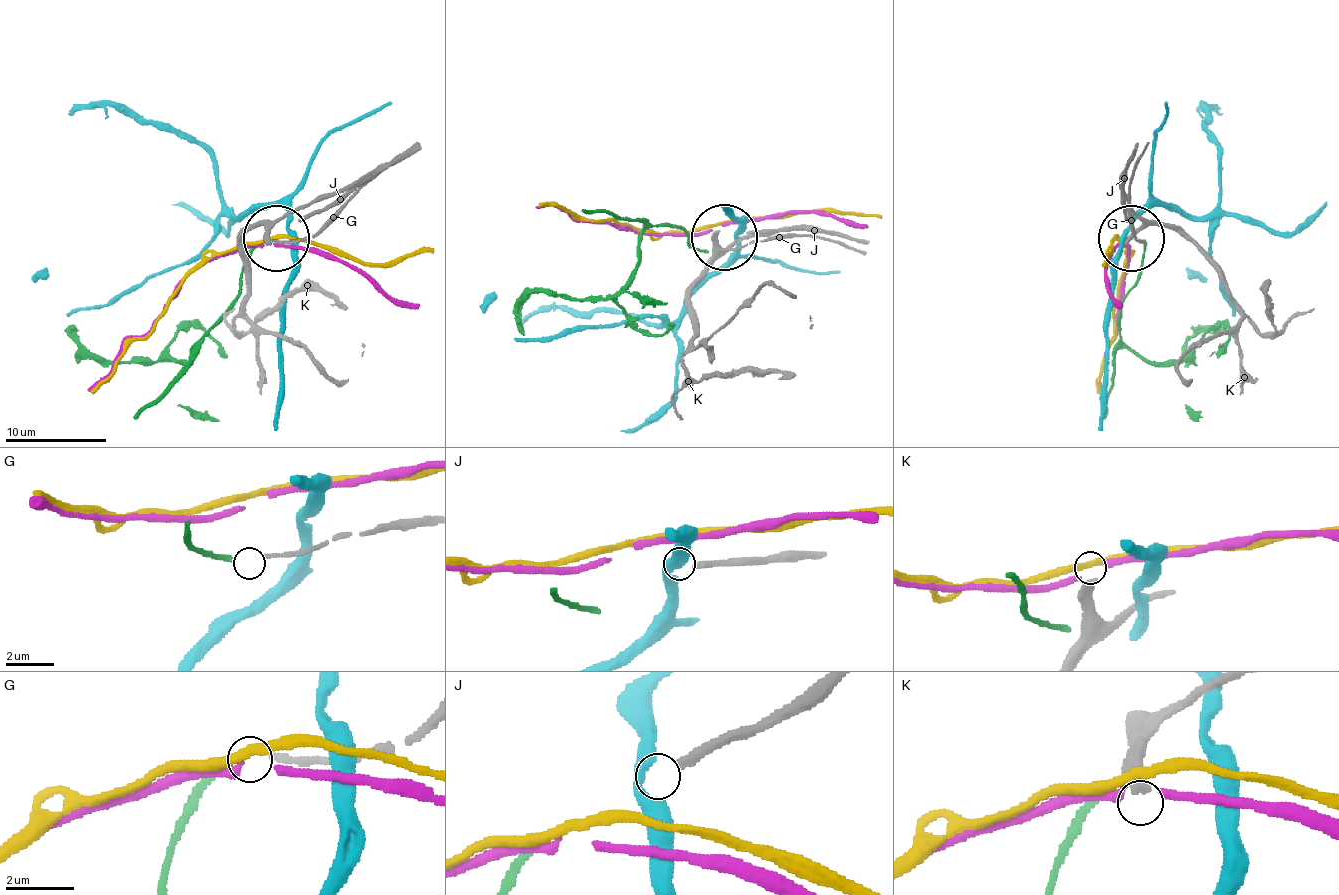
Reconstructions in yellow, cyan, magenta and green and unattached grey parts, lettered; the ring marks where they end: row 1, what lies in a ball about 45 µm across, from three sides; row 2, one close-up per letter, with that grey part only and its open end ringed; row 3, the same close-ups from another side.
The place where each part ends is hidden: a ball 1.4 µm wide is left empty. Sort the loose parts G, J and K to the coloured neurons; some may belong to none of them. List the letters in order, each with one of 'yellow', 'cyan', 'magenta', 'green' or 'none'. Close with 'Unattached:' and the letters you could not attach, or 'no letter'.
G: green
J: none
K: none
Unattached: J, K

